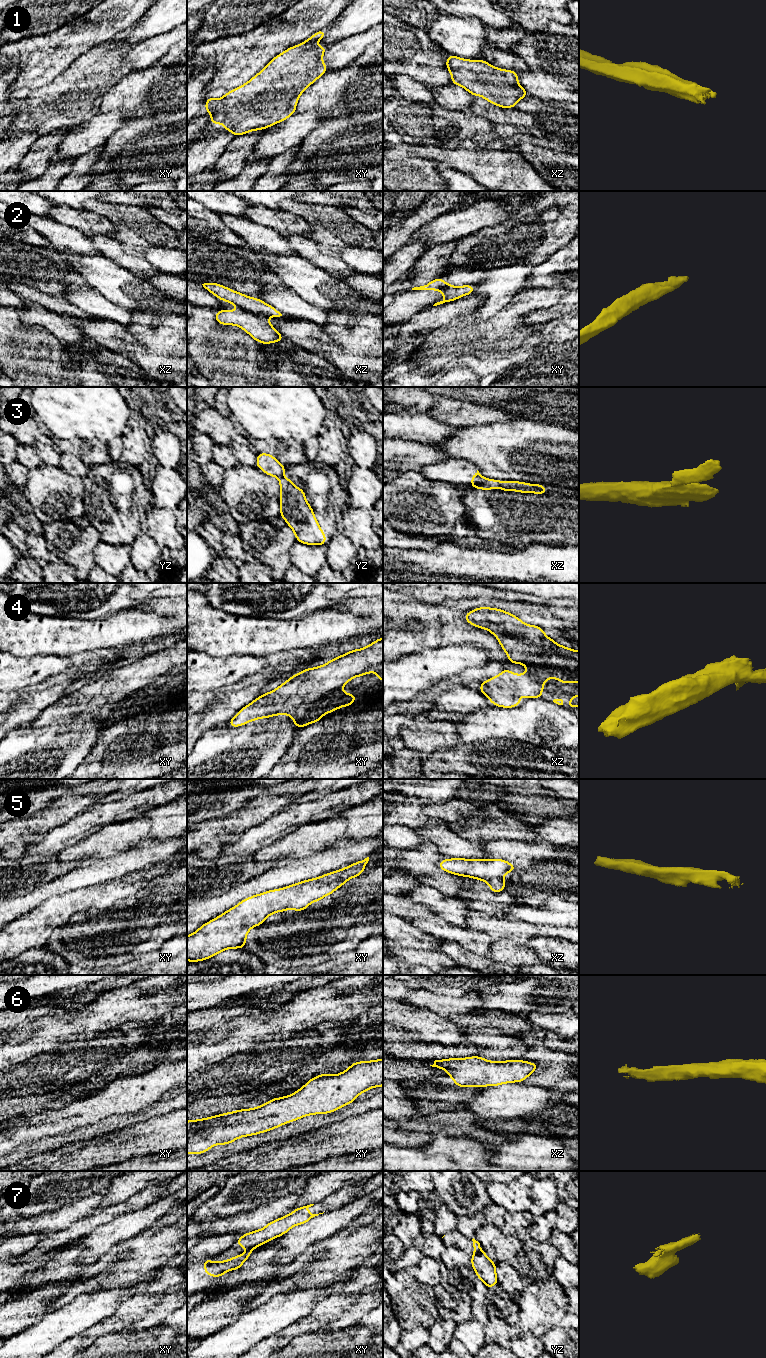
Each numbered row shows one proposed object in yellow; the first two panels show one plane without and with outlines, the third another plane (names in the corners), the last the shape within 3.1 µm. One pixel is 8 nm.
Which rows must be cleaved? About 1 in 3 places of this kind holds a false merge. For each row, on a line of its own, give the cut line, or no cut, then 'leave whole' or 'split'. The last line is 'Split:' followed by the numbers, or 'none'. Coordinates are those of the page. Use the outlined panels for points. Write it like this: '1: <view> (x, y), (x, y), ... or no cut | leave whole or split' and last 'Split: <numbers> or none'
1: no cut | leave whole
2: xz (239, 307), (266, 317) | split
3: xz (486, 479), (473, 487) | split
4: no cut | leave whole
5: no cut | leave whole
6: no cut | leave whole
7: xy (252, 1249), (246, 1253) | split
Split: 2, 3, 7

